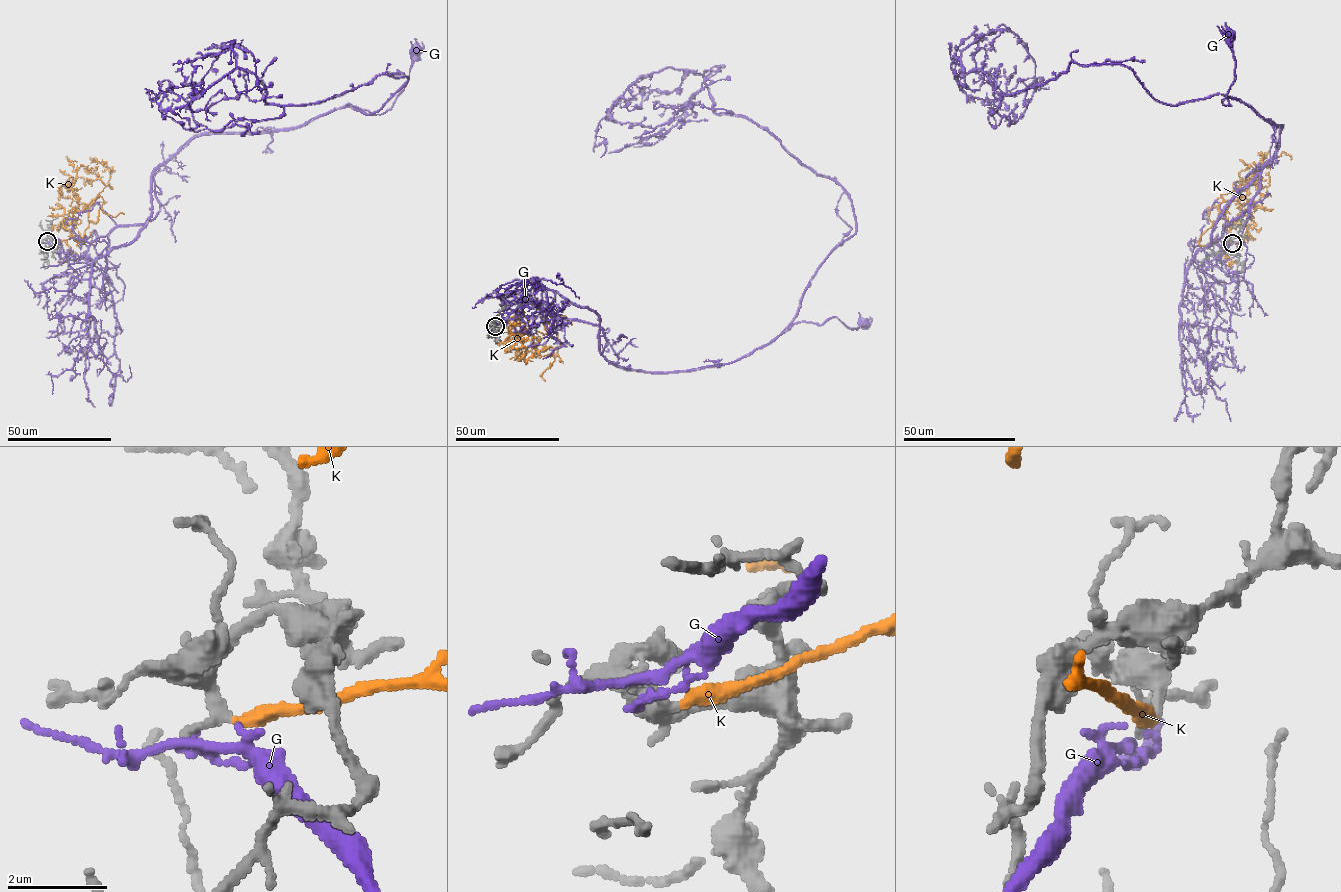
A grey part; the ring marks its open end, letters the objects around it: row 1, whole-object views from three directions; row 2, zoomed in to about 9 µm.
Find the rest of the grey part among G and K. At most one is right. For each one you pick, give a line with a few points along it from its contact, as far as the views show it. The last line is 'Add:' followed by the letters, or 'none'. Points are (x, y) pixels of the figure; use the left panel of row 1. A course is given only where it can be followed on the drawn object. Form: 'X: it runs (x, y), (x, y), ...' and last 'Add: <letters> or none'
K: it runs (47, 241), (83, 243), (89, 206), (104, 187), (113, 188), (78, 177), (61, 188)
Add: K

